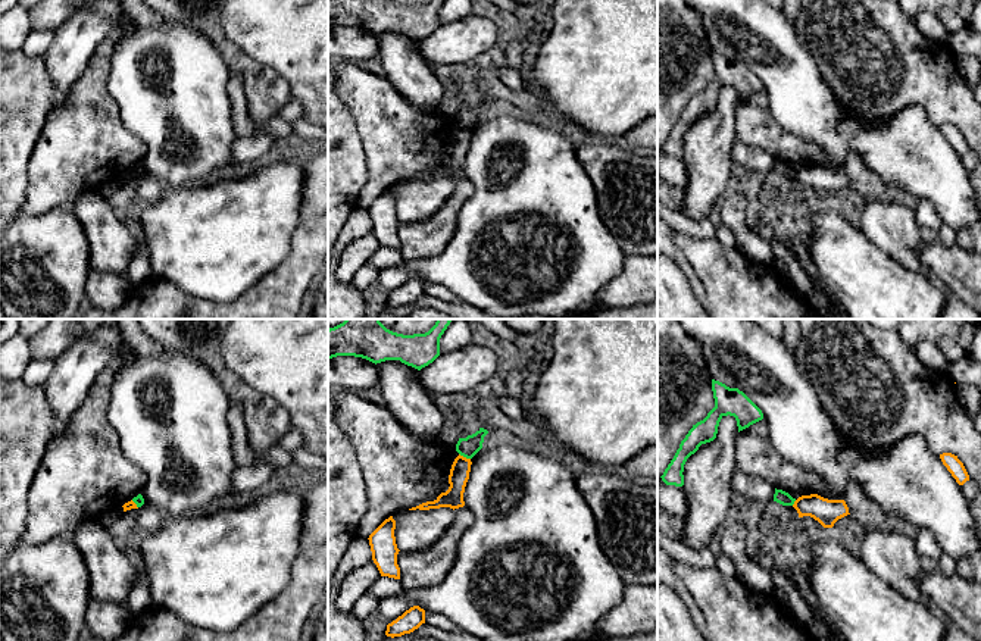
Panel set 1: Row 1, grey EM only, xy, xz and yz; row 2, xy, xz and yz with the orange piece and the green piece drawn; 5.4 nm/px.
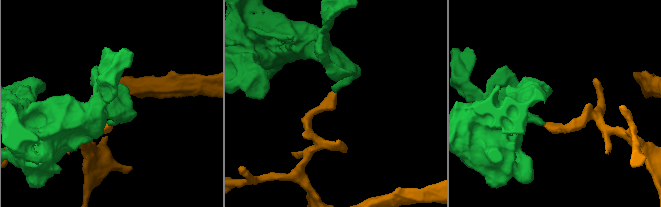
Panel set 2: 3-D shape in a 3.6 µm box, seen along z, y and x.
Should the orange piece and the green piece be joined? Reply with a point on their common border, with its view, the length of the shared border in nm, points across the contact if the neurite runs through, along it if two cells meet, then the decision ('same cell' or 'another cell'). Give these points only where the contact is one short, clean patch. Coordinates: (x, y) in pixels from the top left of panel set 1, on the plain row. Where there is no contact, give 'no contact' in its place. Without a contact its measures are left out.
meets orange in xz at (465, 128); contact 70 nm long; border along xz (459, 124), (469, 130); another cell

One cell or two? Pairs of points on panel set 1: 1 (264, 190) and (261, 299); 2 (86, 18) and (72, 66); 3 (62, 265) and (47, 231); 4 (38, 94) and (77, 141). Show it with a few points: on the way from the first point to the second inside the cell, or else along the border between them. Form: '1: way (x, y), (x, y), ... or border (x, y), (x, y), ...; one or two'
1: border (287, 258), (233, 300); two
2: way (86, 30), (75, 40), (72, 55); one
3: way (53, 256), (47, 240); one
4: border (52, 109), (44, 130), (37, 140); two

